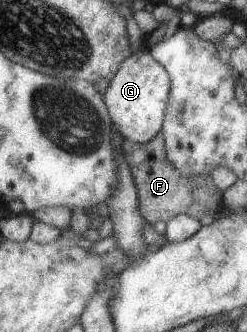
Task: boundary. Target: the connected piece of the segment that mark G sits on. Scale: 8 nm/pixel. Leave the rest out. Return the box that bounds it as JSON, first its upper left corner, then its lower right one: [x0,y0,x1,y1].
[102,47,169,143]

